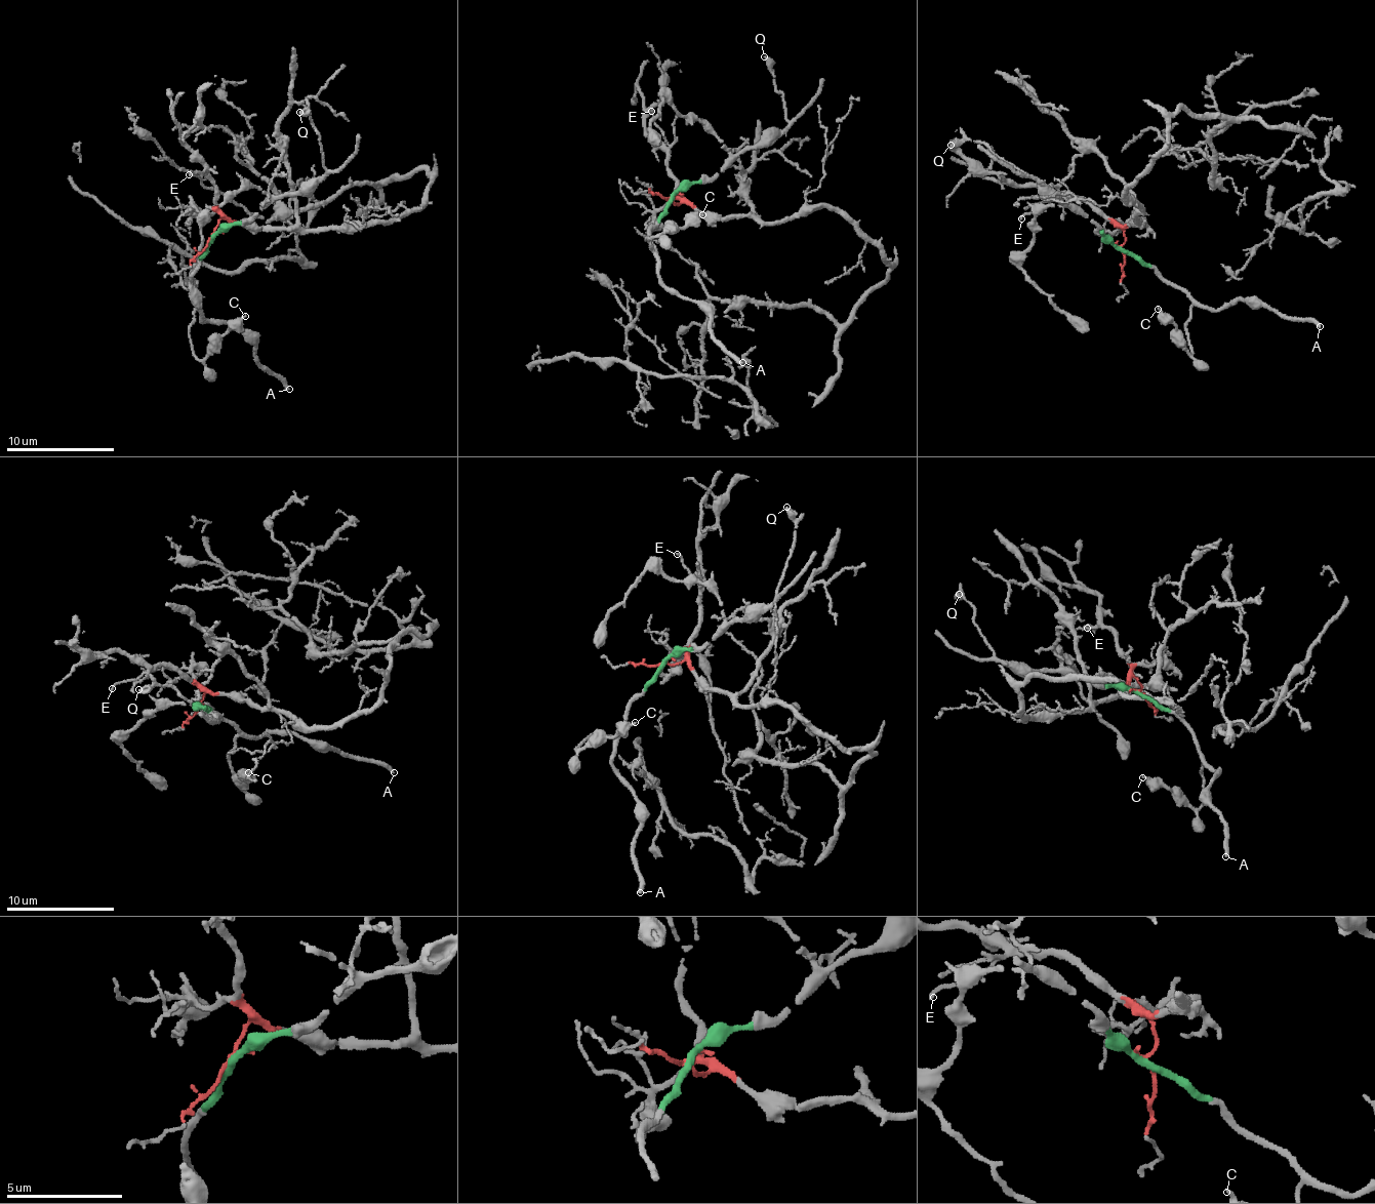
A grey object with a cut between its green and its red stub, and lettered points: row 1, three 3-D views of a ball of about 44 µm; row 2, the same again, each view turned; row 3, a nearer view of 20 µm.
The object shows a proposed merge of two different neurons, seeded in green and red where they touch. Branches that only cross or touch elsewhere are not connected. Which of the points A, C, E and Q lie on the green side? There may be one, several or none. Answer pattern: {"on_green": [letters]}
{"on_green": ["A", "C", "Q"]}

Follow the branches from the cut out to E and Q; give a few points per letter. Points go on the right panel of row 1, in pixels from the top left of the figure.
E: (1120, 247), (1125, 240), (1120, 229), (1077, 199), (1050, 199), (1021, 218)
Q: (1120, 247), (1070, 206), (1051, 198), (1035, 177), (980, 143), (960, 141), (952, 146)

